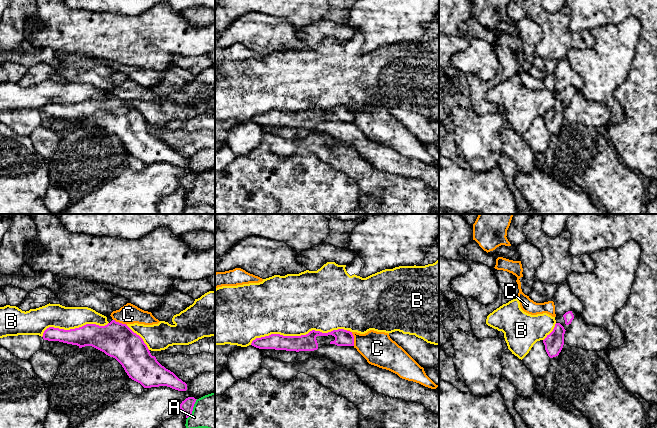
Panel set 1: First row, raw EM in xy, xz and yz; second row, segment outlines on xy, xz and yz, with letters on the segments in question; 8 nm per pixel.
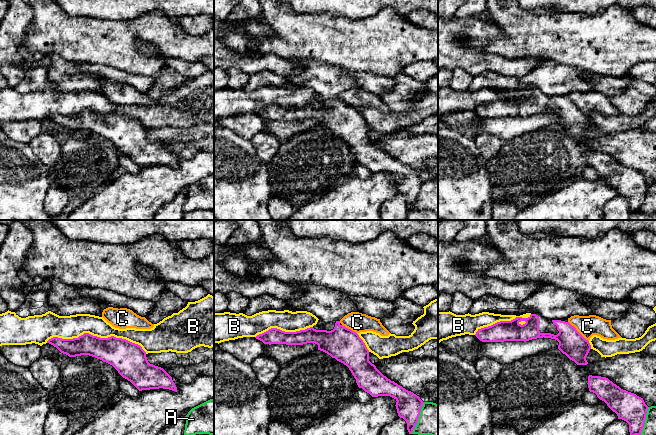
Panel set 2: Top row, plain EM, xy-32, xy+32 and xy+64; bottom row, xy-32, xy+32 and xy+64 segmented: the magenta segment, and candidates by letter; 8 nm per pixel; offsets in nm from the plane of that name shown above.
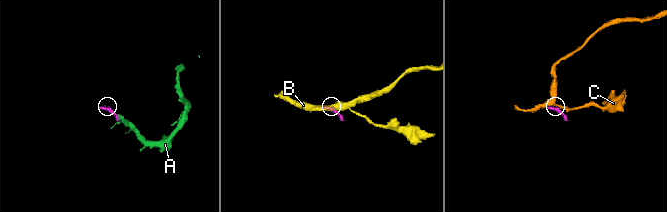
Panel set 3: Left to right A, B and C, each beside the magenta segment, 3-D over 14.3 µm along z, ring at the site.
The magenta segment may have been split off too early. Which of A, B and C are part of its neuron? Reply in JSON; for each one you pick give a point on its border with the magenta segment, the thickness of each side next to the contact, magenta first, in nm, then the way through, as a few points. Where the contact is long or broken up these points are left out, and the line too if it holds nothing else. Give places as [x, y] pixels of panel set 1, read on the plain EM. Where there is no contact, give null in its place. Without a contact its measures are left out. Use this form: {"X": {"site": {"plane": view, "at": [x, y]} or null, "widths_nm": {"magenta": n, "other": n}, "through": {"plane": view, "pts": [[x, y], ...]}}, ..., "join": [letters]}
{"join": []}

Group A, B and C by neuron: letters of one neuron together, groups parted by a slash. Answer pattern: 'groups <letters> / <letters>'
groups A / B / C

